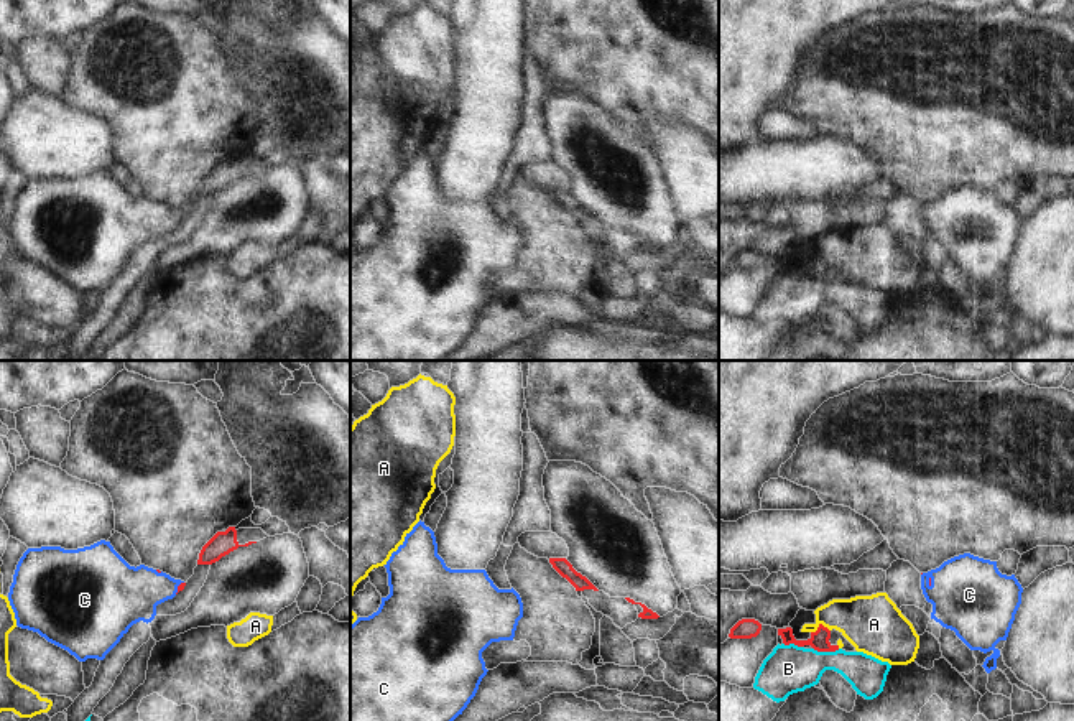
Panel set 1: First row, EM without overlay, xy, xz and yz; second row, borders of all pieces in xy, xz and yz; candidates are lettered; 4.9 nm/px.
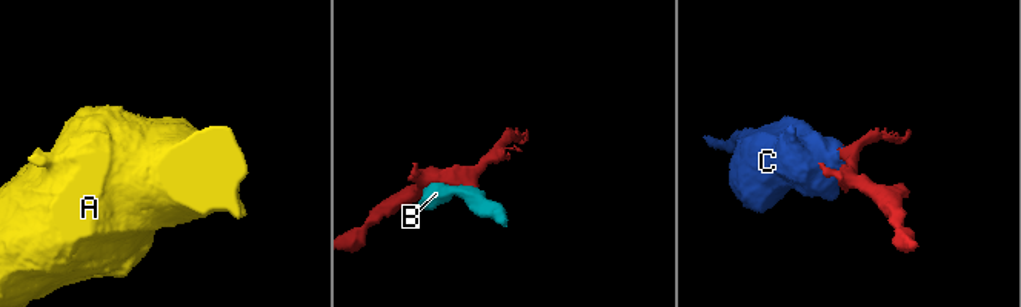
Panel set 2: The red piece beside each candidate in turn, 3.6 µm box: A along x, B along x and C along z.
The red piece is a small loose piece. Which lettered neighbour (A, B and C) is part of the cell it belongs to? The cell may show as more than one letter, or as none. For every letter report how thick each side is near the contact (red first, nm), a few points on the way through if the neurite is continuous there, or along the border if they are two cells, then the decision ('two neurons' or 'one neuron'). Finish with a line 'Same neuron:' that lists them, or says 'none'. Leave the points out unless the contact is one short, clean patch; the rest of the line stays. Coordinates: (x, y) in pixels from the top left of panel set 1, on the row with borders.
A: 100 nm thick on the red side, 280 nm on the other; two neurons
B: 100 nm thick on the red side, 240 nm on the other; two neurons
C: 30 nm thick on the red side, 280 nm on the other; runs through xy (181, 586), (178, 588), (142, 588), (129, 595); one neuron
Same neuron: C

